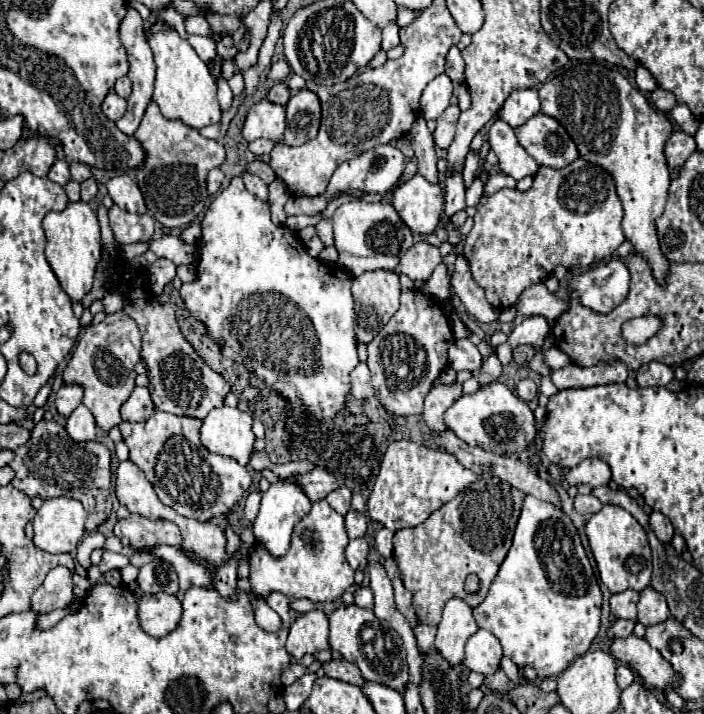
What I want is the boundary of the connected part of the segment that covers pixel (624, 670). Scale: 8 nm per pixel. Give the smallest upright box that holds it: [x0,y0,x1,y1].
[616,665,634,689]

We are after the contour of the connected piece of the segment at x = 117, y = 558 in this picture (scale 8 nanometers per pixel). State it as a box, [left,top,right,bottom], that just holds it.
[100,551,128,573]

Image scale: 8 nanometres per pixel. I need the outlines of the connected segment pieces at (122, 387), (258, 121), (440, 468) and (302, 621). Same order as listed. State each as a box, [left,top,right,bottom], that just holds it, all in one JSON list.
[[62,311,142,433],[242,99,286,143],[368,441,476,533],[286,609,328,661]]

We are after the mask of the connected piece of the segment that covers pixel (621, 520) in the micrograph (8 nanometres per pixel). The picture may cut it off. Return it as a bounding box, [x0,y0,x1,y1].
[584,505,652,593]

